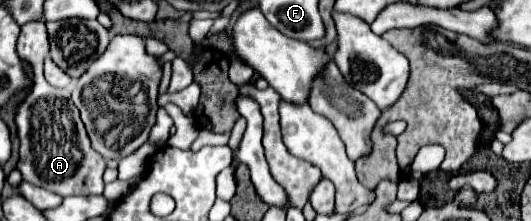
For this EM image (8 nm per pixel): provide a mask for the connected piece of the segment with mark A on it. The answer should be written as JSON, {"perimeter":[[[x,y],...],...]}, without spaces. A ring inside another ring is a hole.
{"perimeter":[[[27,23],[21,27],[17,53],[33,65],[33,87],[23,105],[17,109],[17,131],[21,139],[17,169],[23,181],[35,187],[45,187],[51,193],[67,195],[103,195],[105,159],[91,147],[85,125],[79,119],[79,109],[71,101],[67,89],[51,87],[43,77],[43,59],[49,55],[45,23]]]}

